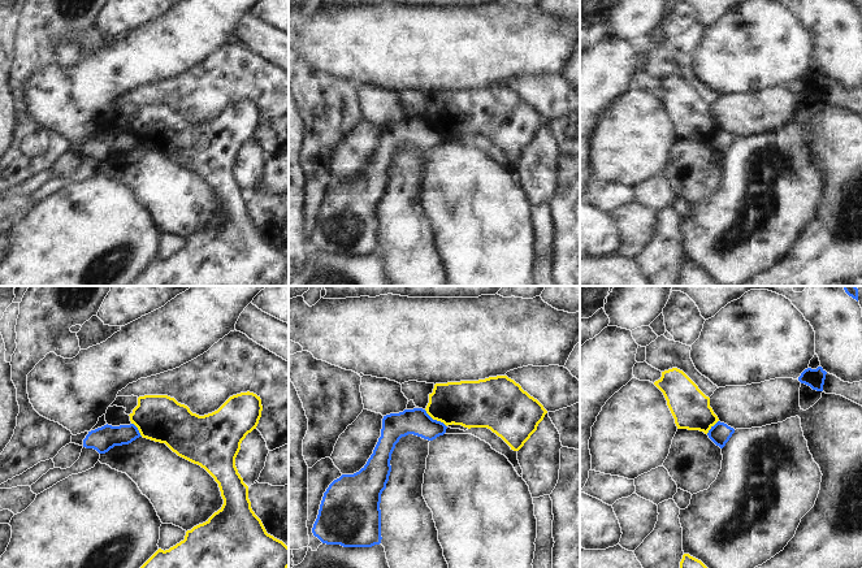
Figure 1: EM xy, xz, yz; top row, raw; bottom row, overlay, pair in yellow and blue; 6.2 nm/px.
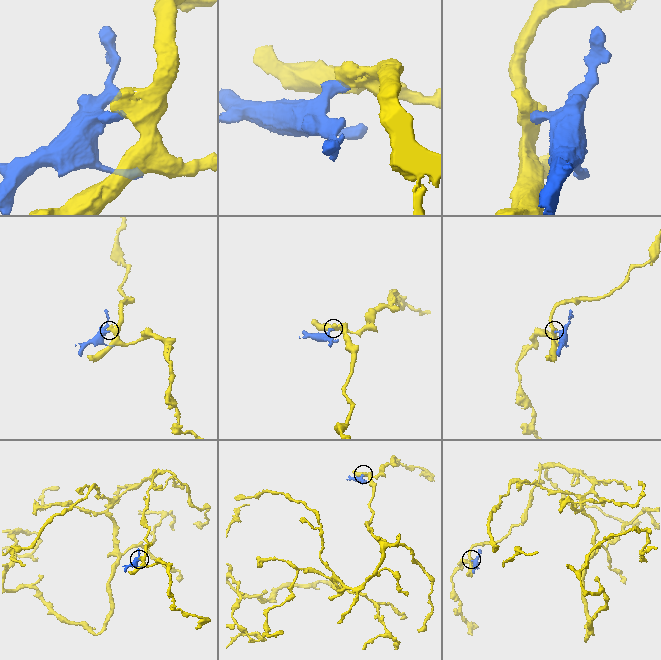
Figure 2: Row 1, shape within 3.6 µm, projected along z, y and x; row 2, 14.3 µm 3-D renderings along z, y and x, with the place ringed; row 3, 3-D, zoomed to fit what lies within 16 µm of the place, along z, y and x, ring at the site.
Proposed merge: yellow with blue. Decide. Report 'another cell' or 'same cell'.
another cell

